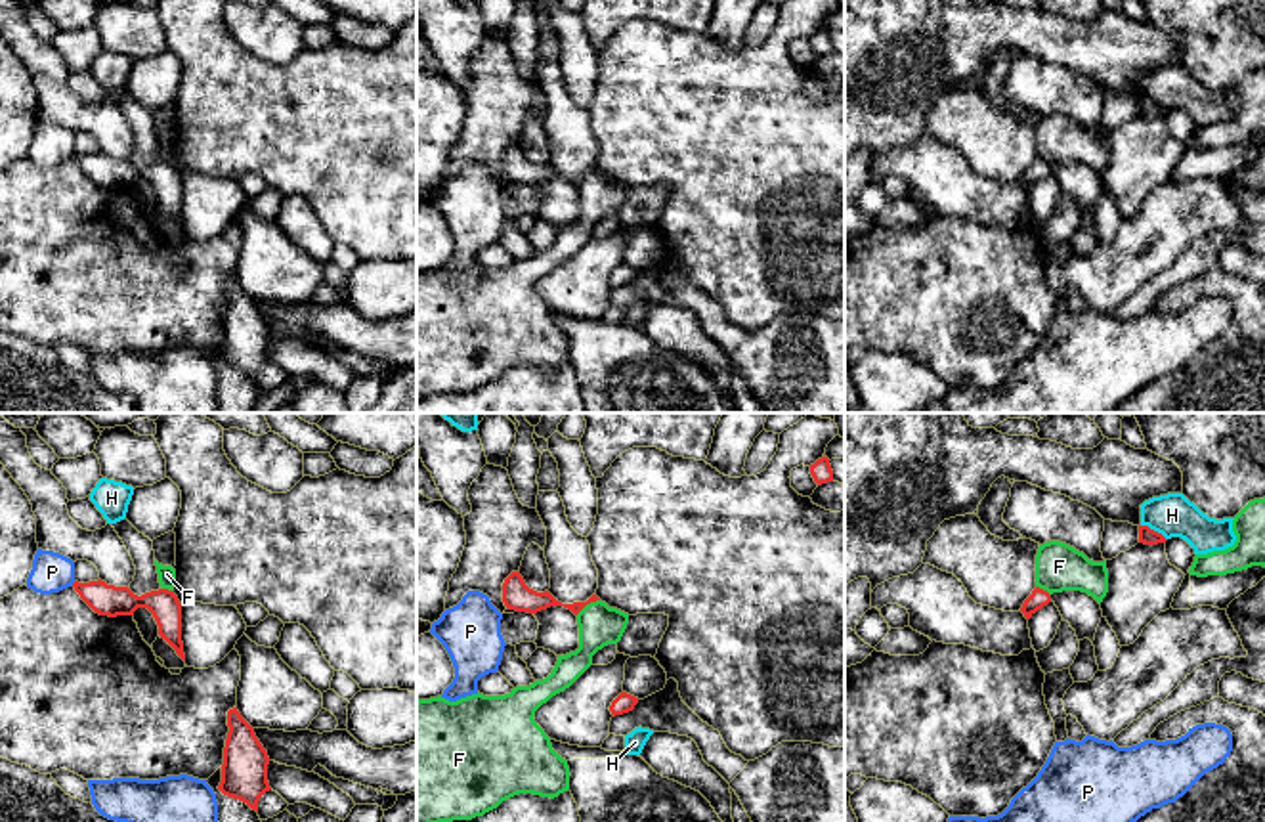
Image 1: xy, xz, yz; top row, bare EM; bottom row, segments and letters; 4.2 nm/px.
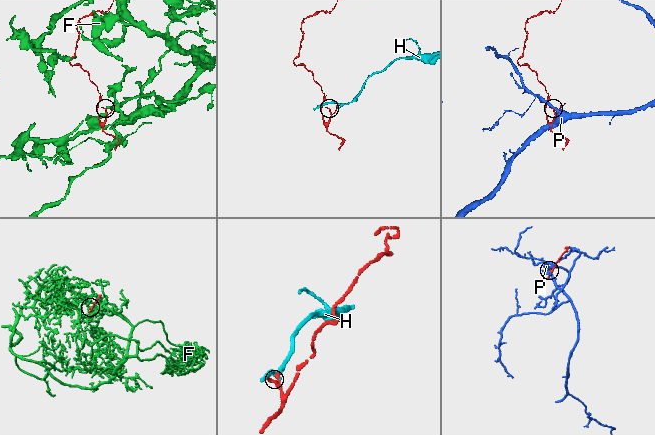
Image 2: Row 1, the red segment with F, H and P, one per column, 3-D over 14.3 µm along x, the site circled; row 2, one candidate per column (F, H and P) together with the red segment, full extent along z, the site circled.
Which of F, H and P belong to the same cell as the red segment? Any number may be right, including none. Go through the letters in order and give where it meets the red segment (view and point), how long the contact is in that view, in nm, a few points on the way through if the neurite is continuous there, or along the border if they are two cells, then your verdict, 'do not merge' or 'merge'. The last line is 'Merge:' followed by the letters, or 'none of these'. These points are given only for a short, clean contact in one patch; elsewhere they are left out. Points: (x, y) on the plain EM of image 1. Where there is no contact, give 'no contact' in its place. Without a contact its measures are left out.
F: contact xz (587, 174); length 120 nm; border xz (599, 171), (576, 186); do not merge
H: contact yz (1153, 102); length 130 nm; do not merge
P: contact xy (73, 155); length 30 nm; do not merge
Merge: none of these

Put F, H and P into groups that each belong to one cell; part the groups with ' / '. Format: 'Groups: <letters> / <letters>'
Groups: F / H / P

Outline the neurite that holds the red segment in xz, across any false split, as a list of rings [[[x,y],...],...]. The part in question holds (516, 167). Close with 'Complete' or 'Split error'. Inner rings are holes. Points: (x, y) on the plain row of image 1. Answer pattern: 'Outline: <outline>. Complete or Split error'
Outline: [[[512,143],[503,155],[503,174],[508,182],[516,184],[537,185],[550,178],[564,178],[577,187],[587,176],[596,172],[600,170],[592,166],[587,174],[562,176],[548,162],[537,164],[529,161],[520,143]]]. Complete

